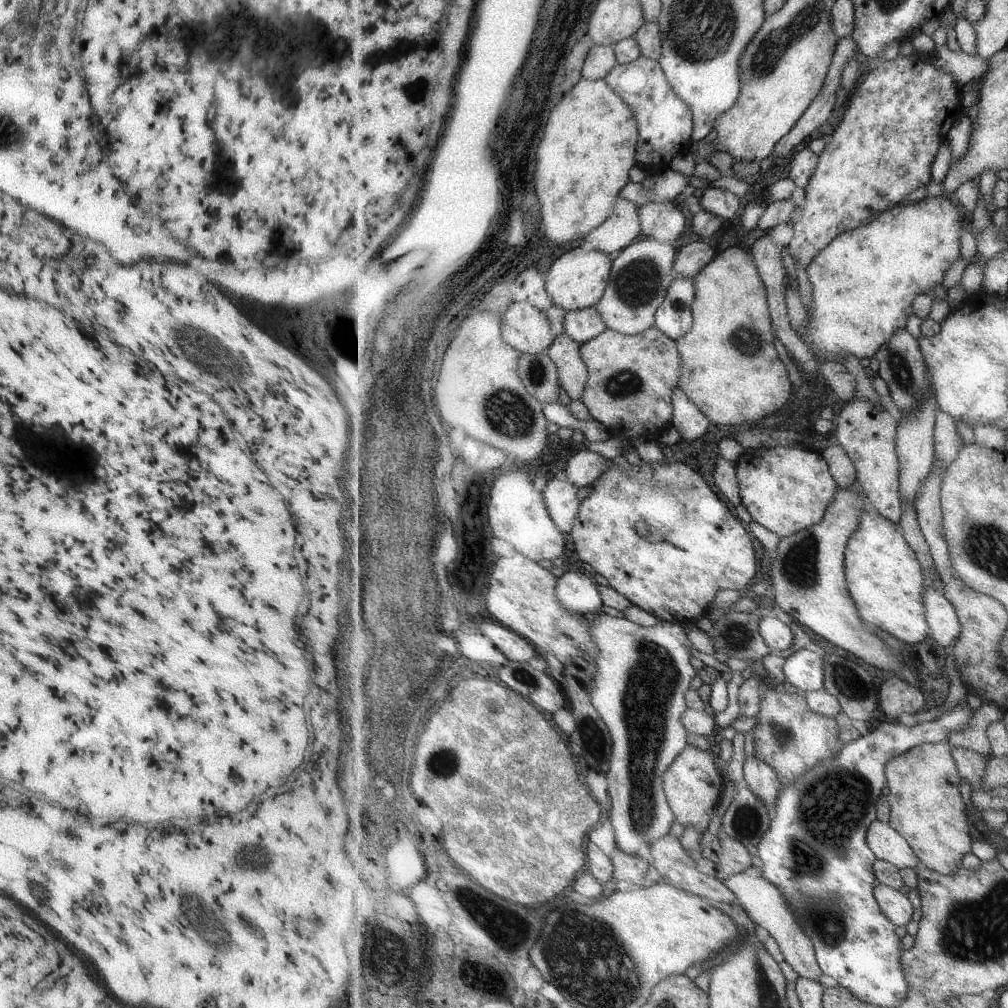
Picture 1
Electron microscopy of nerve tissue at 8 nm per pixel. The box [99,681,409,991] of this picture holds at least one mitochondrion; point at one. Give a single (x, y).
(252, 858)

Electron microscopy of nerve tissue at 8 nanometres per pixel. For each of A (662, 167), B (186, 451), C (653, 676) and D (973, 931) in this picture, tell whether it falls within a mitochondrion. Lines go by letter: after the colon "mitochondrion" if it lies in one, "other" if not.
A: other
B: other
C: mitochondrion
D: mitochondrion

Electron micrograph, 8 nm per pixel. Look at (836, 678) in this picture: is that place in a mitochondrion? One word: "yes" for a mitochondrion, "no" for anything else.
yes

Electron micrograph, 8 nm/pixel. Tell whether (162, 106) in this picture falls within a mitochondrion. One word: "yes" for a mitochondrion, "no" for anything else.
no

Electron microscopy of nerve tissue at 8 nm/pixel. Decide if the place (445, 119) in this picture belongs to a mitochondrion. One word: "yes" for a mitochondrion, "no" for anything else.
no

